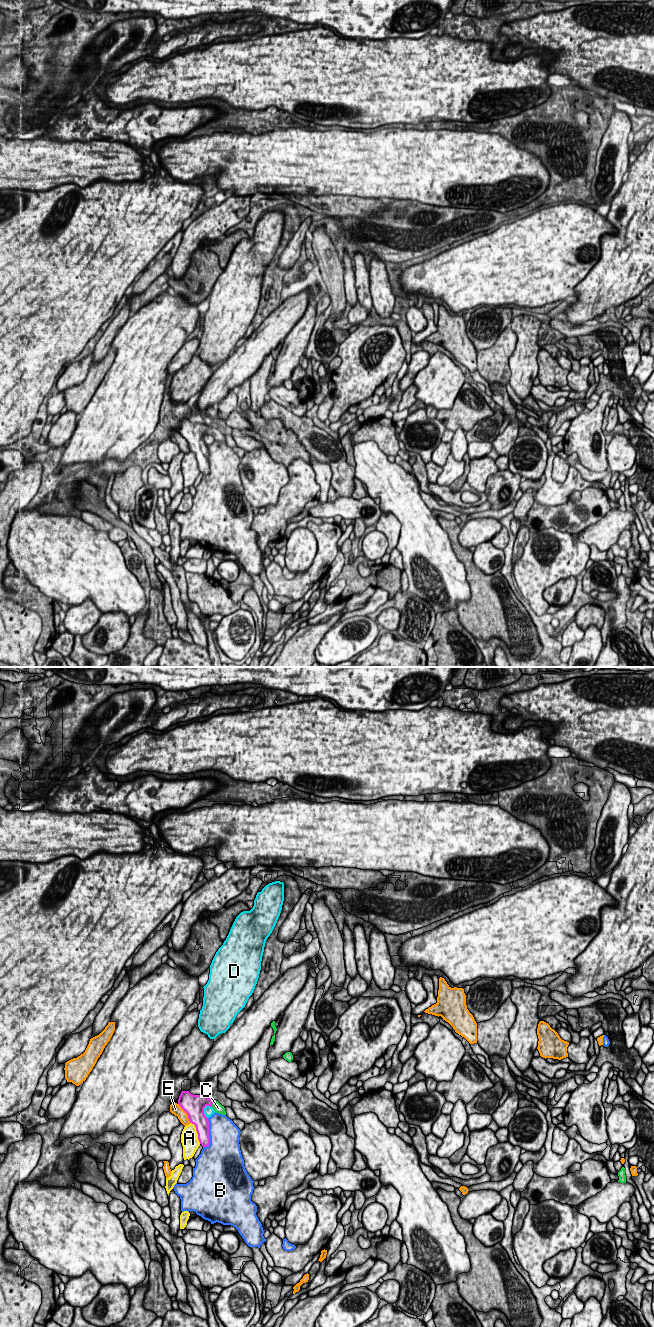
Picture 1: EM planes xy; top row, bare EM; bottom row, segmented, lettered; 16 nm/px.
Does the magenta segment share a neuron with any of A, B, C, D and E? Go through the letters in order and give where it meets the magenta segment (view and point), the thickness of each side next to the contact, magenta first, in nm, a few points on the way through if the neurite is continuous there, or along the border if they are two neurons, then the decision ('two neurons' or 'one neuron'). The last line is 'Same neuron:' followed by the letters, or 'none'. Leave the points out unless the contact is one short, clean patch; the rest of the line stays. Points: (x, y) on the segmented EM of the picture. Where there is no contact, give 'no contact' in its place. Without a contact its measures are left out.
A: contact xy (197, 1132); calibres 260 and 280 nm; two neurons
B: contact xy (208, 1134); calibres 240 and 480 nm; two neurons
C: contact xy (212, 1103); calibres 280 and 140 nm; way xy (197, 1103), (212, 1103), (218, 1108); one neuron
D: contact xy (203, 1111); calibres 340 and 160 nm; two neurons
E: contact xy (186, 1112); calibres 340 and 170 nm; two neurons
Same neuron: C

